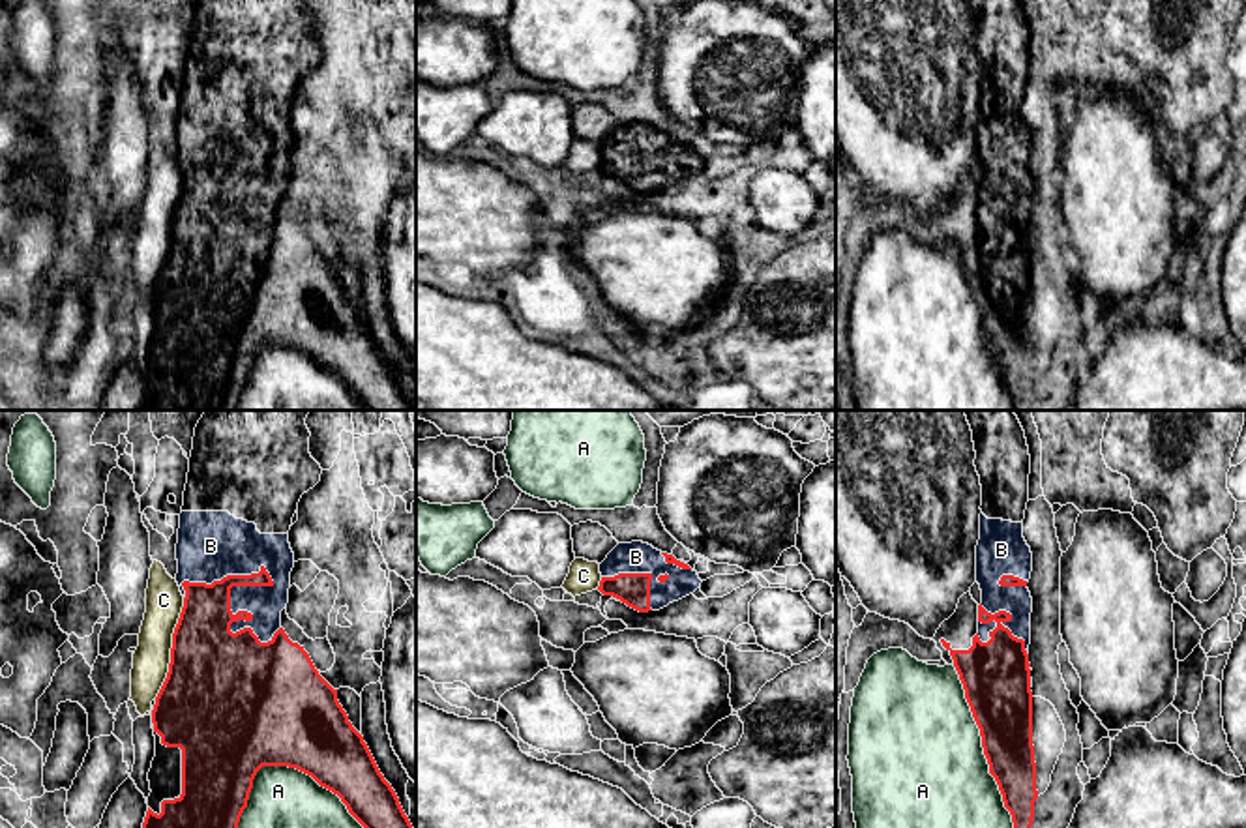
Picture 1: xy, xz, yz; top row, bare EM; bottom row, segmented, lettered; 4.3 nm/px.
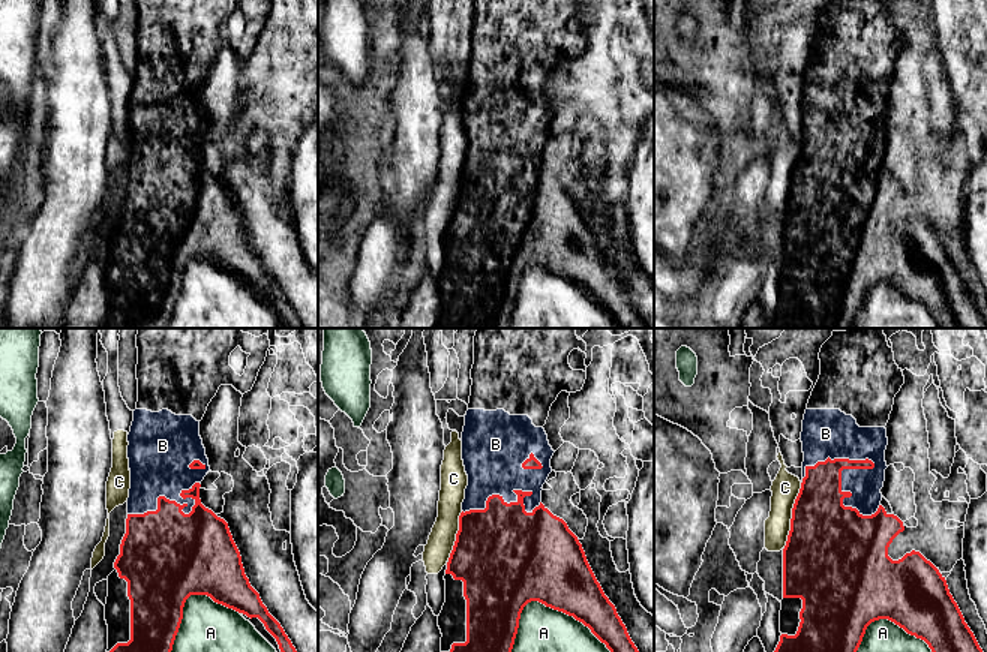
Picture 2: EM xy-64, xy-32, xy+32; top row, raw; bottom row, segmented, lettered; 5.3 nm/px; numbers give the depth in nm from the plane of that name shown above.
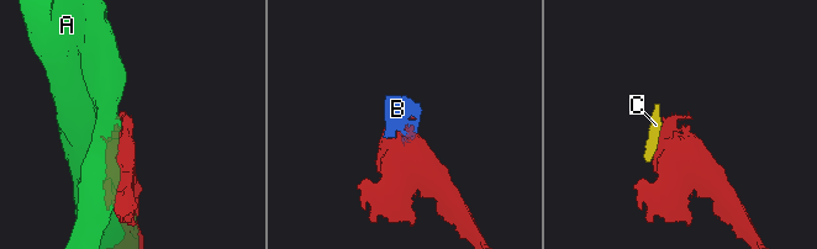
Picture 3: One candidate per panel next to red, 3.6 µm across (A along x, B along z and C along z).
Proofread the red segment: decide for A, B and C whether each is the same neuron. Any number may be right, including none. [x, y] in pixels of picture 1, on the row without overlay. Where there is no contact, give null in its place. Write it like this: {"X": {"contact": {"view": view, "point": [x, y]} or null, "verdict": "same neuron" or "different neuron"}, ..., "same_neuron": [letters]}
{"A": {"contact": {"view": "xy", "point": [289, 347]}, "verdict": "different neuron"}, "B": {"contact": {"view": "xy", "point": [240, 165]}, "verdict": "same neuron"}, "C": {"contact": {"view": "xy", "point": [171, 229]}, "verdict": "different neuron"}, "same_neuron": ["B"]}

